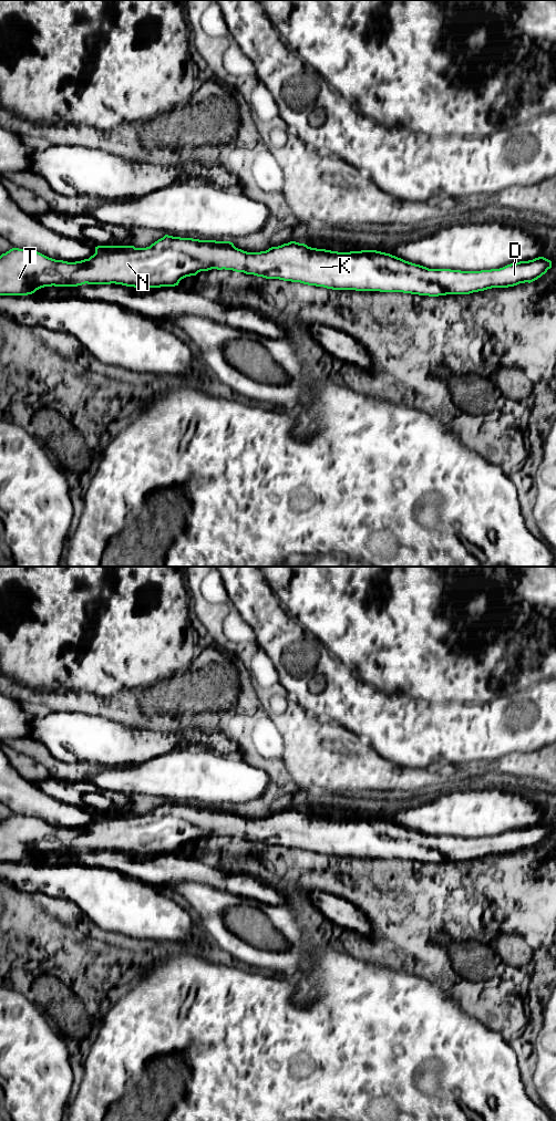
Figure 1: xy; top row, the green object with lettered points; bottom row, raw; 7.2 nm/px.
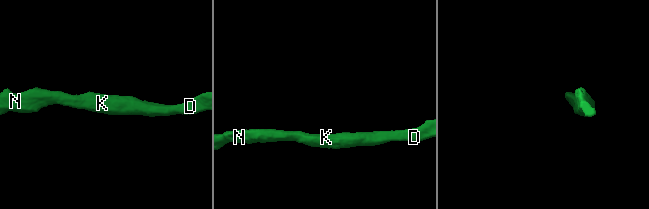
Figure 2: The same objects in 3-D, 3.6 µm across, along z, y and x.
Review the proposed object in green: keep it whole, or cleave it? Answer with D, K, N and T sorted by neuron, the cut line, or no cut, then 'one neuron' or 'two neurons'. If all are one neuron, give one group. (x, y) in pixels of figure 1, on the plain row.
D K N T; no cut; one neuron

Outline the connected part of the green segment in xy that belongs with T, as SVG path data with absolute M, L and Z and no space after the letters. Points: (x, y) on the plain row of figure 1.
M165 801L150 813L134 812L97 812L95 820L89 826L75 829L55 827L38 818L12 814L0 822L0 862L28 862L44 853L78 853L82 851L122 851L134 854L175 853L186 843L196 842L200 838L233 837L254 841L266 845L300 849L308 852L323 853L332 857L403 859L419 862L439 863L446 861L470 861L492 854L508 854L519 850L533 849L552 834L552 828L538 823L528 828L519 828L500 835L481 838L461 838L451 835L429 835L426 833L405 828L390 820L377 817L361 817L338 819L308 813L305 810L290 808L266 818L247 819L238 816L230 808L199 807Z

